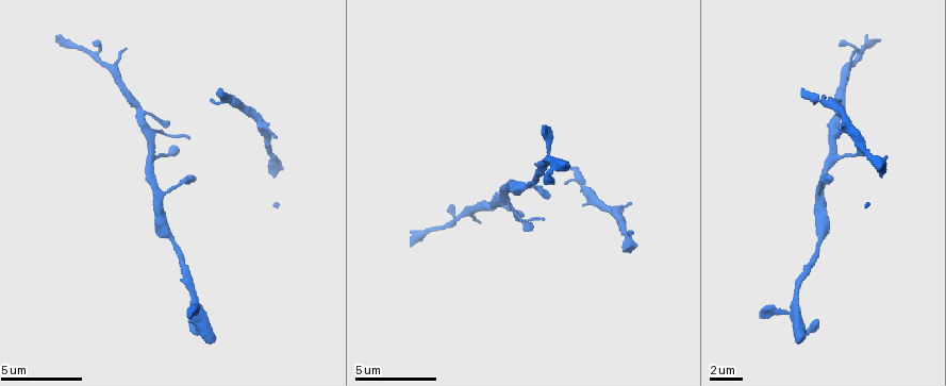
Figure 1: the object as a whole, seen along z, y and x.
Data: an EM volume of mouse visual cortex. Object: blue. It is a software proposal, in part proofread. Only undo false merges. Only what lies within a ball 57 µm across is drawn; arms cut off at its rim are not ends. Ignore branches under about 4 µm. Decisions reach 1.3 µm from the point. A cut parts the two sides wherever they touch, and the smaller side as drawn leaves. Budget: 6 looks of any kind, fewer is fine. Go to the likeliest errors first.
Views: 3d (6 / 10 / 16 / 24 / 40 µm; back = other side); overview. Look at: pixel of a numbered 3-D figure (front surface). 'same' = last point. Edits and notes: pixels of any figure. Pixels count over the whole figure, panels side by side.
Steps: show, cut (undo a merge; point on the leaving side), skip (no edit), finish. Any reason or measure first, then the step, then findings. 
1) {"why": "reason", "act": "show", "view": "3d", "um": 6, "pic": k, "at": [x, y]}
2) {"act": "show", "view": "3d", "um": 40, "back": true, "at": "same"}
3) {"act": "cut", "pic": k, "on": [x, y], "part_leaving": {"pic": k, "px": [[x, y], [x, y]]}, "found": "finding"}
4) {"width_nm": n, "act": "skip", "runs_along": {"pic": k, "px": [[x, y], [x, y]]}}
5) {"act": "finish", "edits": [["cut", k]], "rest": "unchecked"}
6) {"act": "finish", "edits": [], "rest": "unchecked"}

{"act": "show", "view": "3d", "um": 16, "pic": 1, "at": [165, 128]}

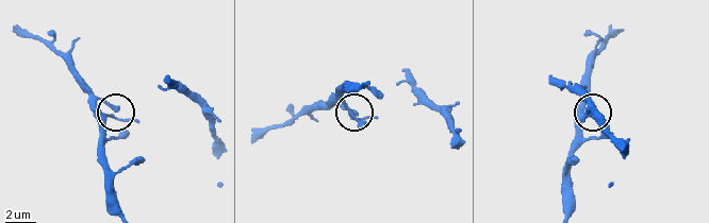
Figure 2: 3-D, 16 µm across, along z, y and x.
{"act": "show", "view": "3d", "um": 6, "at": "same"}

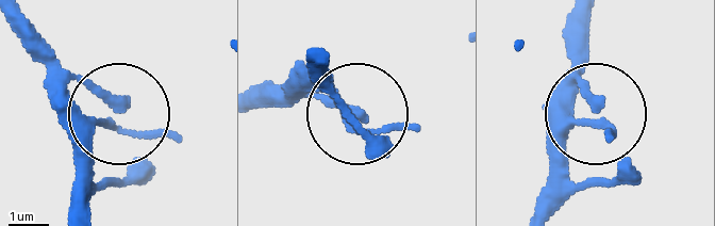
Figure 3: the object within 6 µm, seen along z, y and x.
{"act": "skip", "found": "continuous, no second neuron"}

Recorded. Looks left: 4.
{"why": "three-way junction", "act": "show", "view": "3d", "um": 10, "pic": 1, "at": [110, 68]}

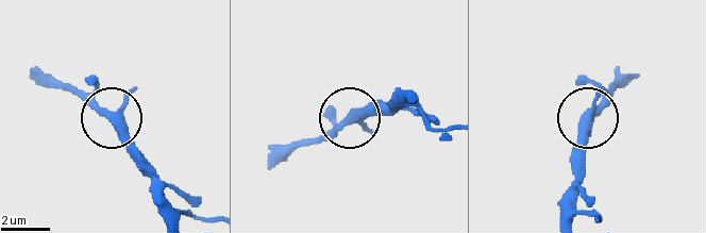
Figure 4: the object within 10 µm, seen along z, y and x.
{"act": "skip", "runs_along": {"pic": 4, "px": [[190, 212], [123, 128], [70, 87]]}, "found": "one neuron here"}

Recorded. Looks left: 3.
{"why": "calibre changes", "act": "show", "view": "3d", "um": 6, "pic": 1, "at": [813, 99]}

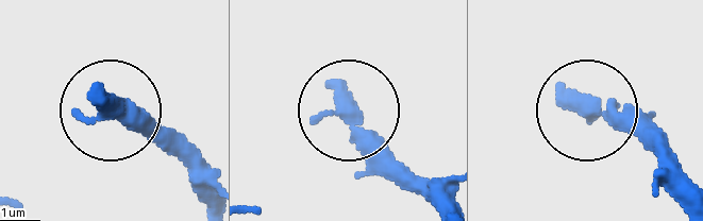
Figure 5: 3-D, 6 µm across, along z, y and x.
{"act": "skip", "found": "one neuron here"}

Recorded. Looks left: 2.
{"act": "finish", "edits": [], "rest": "unchecked"}

